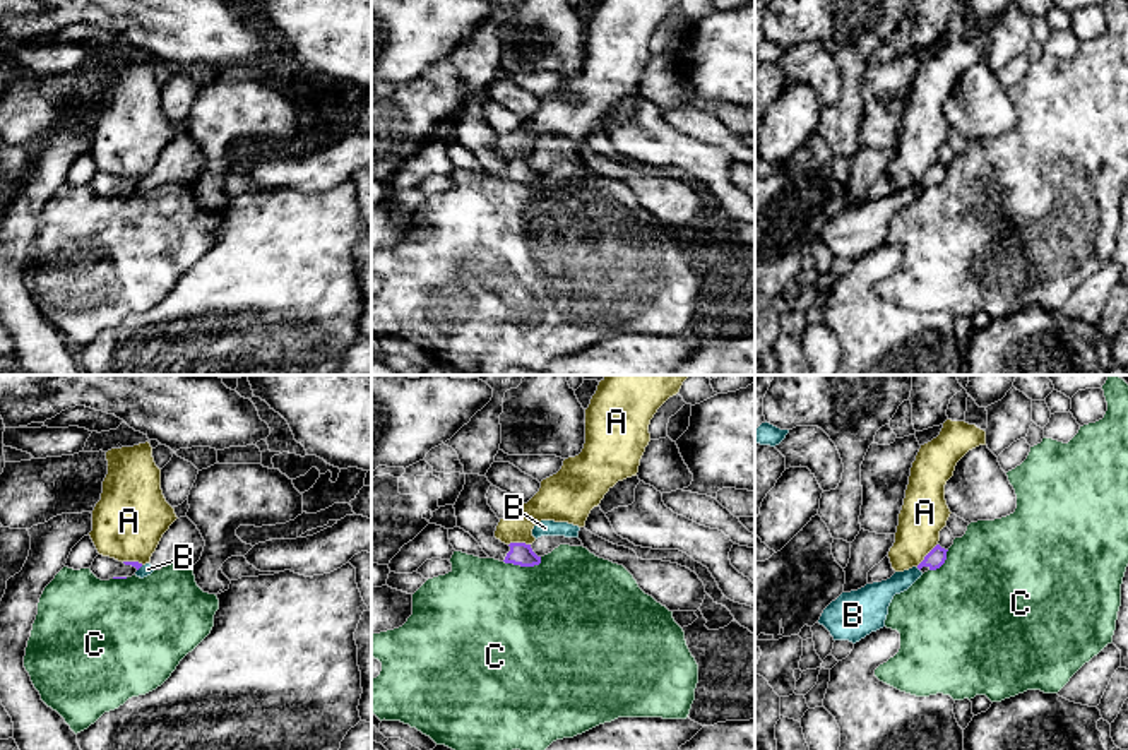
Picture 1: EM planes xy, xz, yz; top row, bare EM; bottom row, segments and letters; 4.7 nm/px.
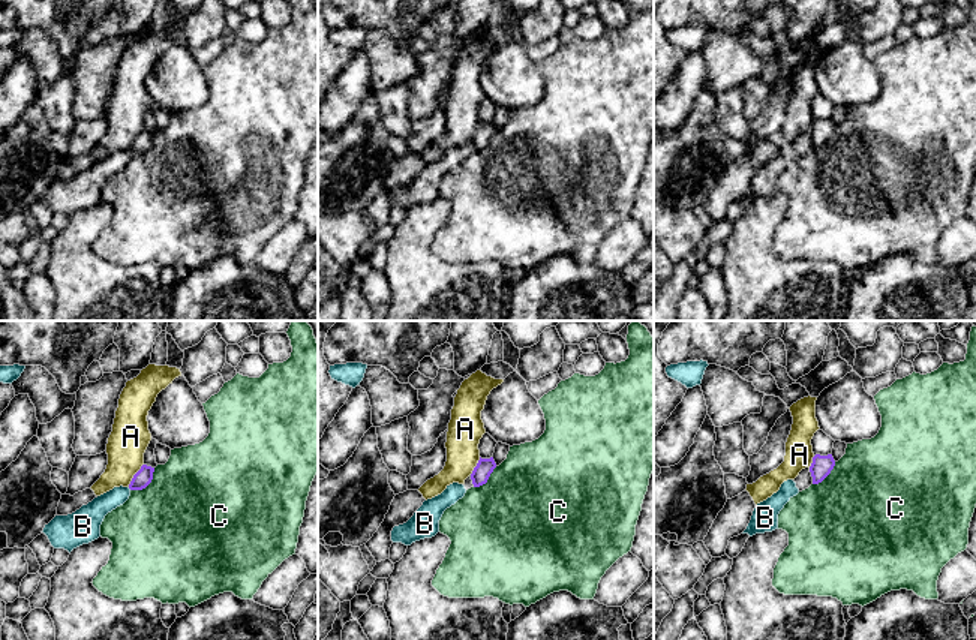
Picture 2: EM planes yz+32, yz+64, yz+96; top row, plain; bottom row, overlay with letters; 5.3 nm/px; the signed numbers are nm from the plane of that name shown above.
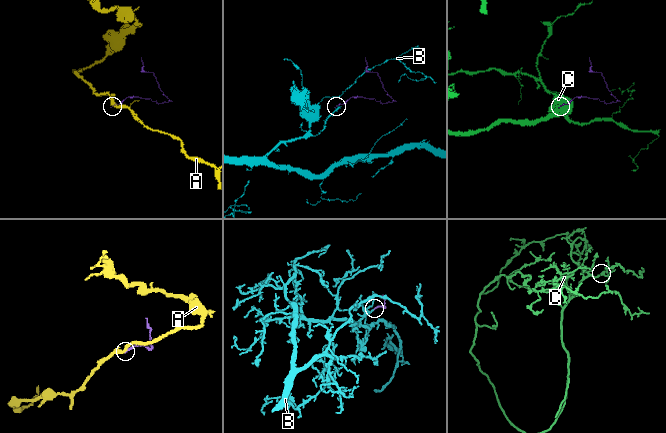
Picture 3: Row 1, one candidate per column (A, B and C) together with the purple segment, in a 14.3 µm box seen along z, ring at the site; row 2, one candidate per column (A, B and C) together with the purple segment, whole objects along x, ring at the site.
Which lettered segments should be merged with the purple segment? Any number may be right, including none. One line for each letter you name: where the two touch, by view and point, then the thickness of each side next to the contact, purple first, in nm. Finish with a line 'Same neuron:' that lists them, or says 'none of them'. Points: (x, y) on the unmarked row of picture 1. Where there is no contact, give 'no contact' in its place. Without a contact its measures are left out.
Same neuron: none of them

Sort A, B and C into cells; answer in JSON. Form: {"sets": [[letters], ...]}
{"sets": [["A"], ["B"], ["C"]]}

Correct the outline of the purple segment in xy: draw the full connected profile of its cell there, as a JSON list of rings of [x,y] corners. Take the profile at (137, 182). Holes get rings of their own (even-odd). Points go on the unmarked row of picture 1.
[[[98,171],[89,185],[98,195],[110,197],[132,193],[140,183],[142,180],[139,178],[118,178],[110,173]]]

